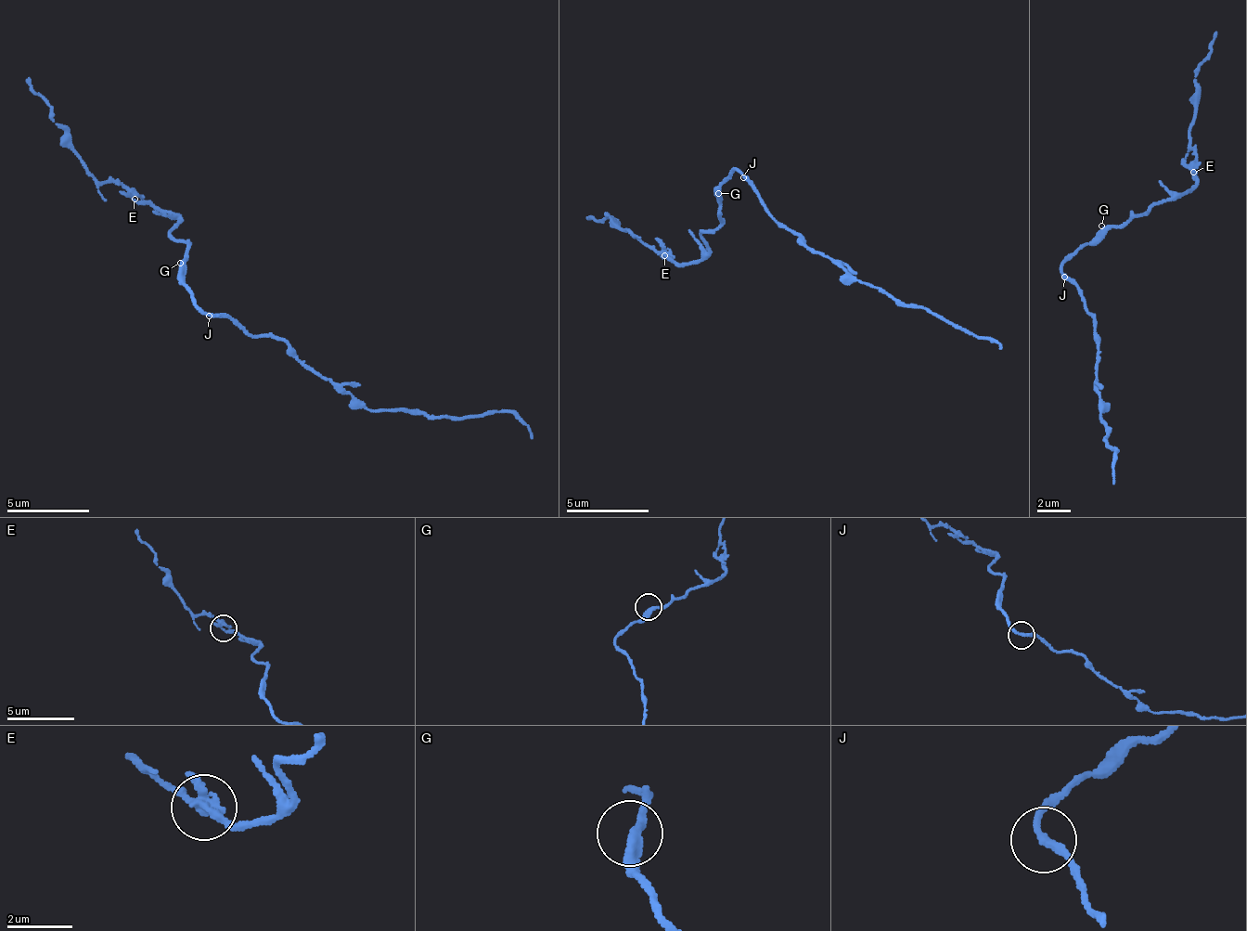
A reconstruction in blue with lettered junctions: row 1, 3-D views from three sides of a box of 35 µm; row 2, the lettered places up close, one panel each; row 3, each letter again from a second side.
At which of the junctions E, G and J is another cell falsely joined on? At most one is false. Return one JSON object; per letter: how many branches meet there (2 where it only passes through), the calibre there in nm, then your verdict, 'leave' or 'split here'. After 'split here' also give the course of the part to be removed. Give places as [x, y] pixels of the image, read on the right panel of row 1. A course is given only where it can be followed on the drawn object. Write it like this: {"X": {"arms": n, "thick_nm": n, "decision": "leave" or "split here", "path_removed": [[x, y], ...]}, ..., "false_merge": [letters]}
{"E": {"arms": 3, "thick_nm": 240, "decision": "split here", "path_removed": [[1194, 171], [1189, 136], [1199, 67], [1217, 30]]}, "G": {"arms": 2, "thick_nm": 320, "decision": "leave"}, "J": {"arms": 2, "thick_nm": 200, "decision": "leave"}, "false_merge": ["E"]}

